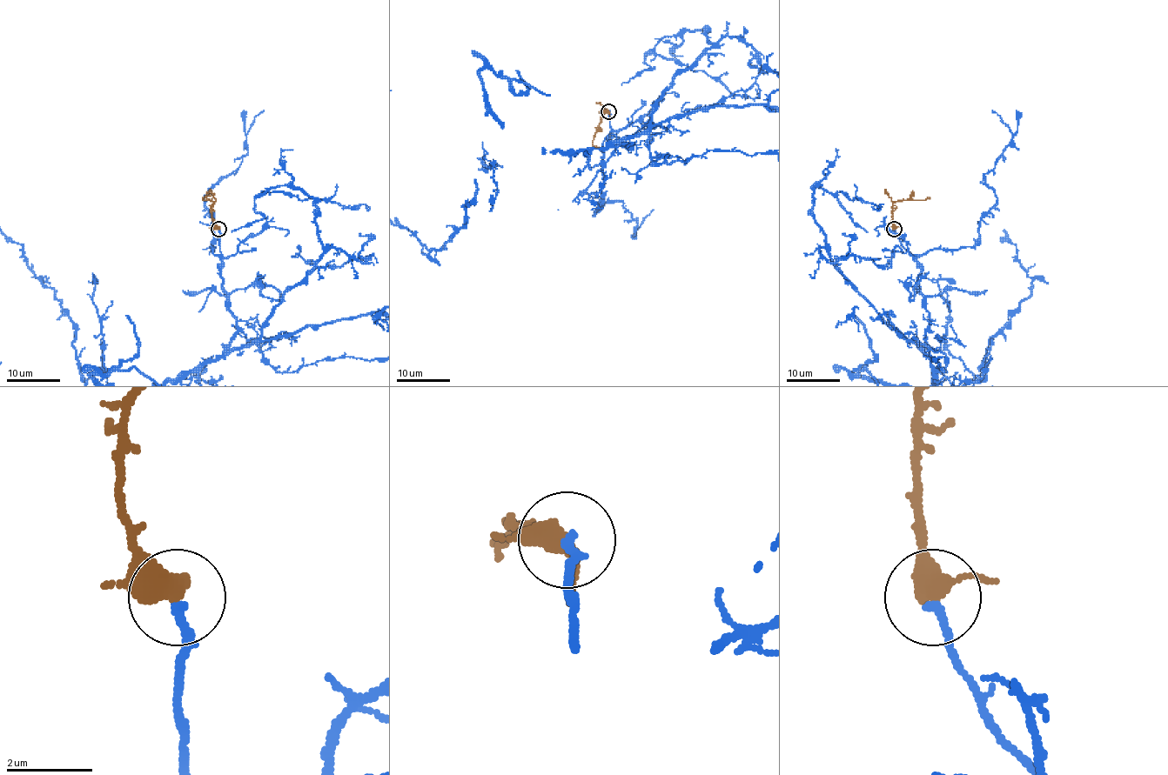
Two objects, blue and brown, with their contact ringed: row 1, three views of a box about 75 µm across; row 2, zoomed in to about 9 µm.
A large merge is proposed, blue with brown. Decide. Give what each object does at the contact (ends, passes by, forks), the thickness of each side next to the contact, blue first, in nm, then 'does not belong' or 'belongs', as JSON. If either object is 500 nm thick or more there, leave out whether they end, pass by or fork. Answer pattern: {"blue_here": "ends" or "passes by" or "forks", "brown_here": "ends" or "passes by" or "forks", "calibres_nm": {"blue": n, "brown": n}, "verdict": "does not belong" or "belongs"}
{"blue_here": "ends", "brown_here": "passes by", "calibres_nm": {"blue": 200, "brown": 440}, "verdict": "belongs"}

